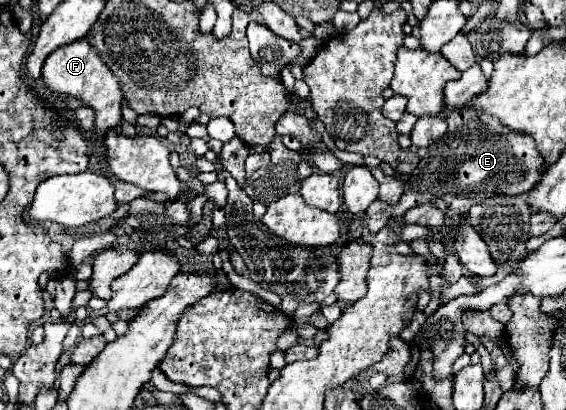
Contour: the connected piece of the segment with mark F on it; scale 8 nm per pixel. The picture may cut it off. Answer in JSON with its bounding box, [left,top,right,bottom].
[43,39,123,157]

